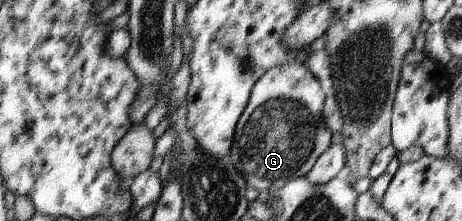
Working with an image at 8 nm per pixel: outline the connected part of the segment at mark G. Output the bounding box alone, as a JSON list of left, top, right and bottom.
[231,62,331,194]

